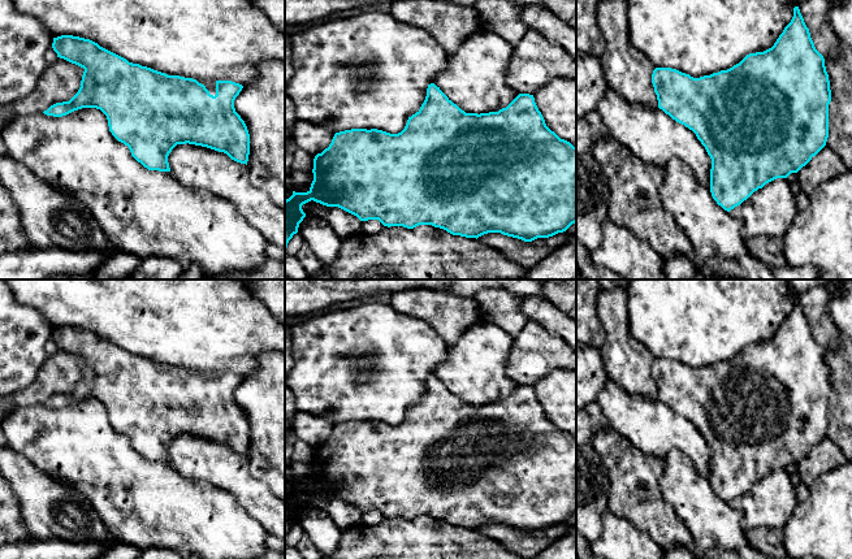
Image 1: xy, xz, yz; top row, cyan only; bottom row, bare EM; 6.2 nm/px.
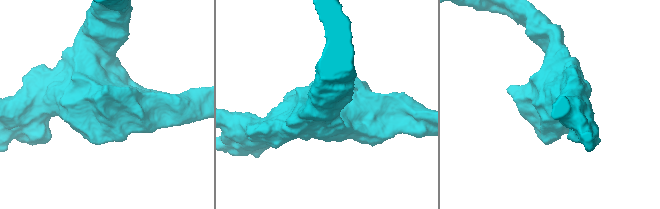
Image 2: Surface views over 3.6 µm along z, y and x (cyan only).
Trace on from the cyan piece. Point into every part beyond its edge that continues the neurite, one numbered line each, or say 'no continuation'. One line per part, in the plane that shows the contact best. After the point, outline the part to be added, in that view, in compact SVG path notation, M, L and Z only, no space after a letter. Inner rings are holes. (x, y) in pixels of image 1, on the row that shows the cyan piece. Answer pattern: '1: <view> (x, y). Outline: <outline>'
1: xy (210, 85). Outline: M196 79L199 83L204 84L206 88L209 91L211 95L216 95L216 81L202 81Z

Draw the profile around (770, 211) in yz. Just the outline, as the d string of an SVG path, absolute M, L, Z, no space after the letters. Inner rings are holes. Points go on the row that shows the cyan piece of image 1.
M777 178L754 191L728 213L740 221L745 240L756 237L783 239L799 208L786 178Z

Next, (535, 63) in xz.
M528 30L514 47L507 84L519 94L533 95L557 78L576 81L576 61L536 30Z

